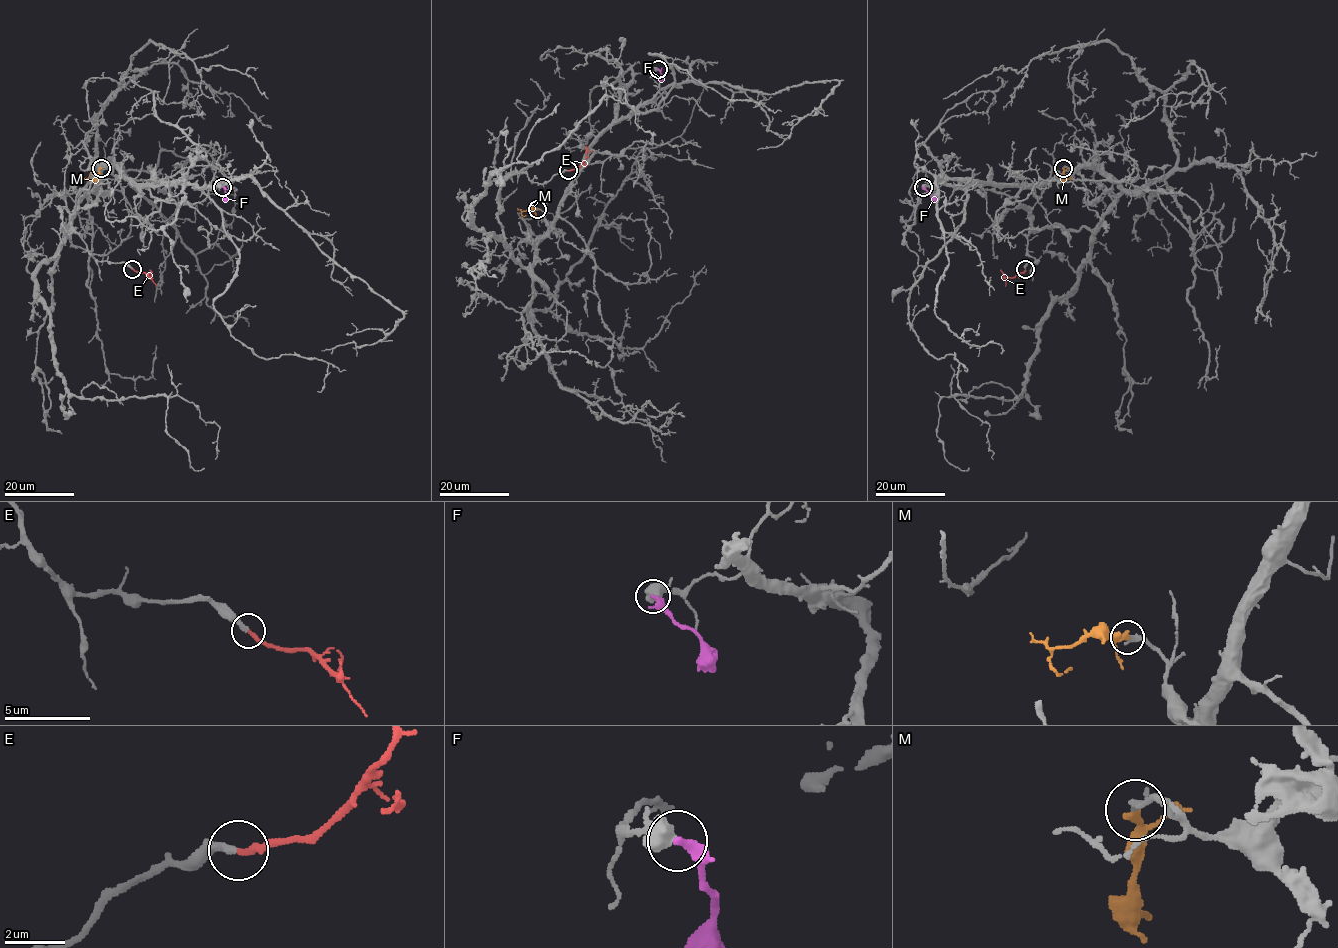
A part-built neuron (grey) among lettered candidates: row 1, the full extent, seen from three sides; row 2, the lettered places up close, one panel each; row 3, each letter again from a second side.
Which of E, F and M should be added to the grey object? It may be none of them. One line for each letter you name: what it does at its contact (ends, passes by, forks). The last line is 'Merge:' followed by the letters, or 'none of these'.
E: it ends
Merge: E

